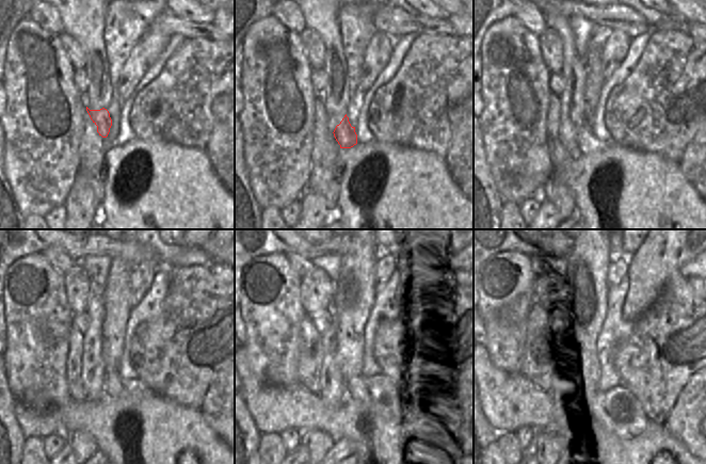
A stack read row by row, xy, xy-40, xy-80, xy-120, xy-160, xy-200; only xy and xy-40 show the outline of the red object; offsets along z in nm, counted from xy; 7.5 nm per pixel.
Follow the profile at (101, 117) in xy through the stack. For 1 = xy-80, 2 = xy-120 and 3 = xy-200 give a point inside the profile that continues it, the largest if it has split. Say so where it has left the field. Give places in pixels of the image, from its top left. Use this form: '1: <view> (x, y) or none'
1: xy-80 (587, 141)
2: xy-120 (114, 385)
3: xy-200 (616, 411)

